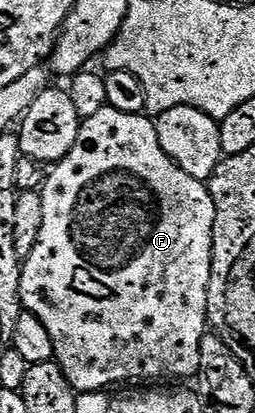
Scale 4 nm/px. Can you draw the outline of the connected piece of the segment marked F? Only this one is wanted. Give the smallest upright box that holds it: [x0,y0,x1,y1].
[20,107,216,394]

